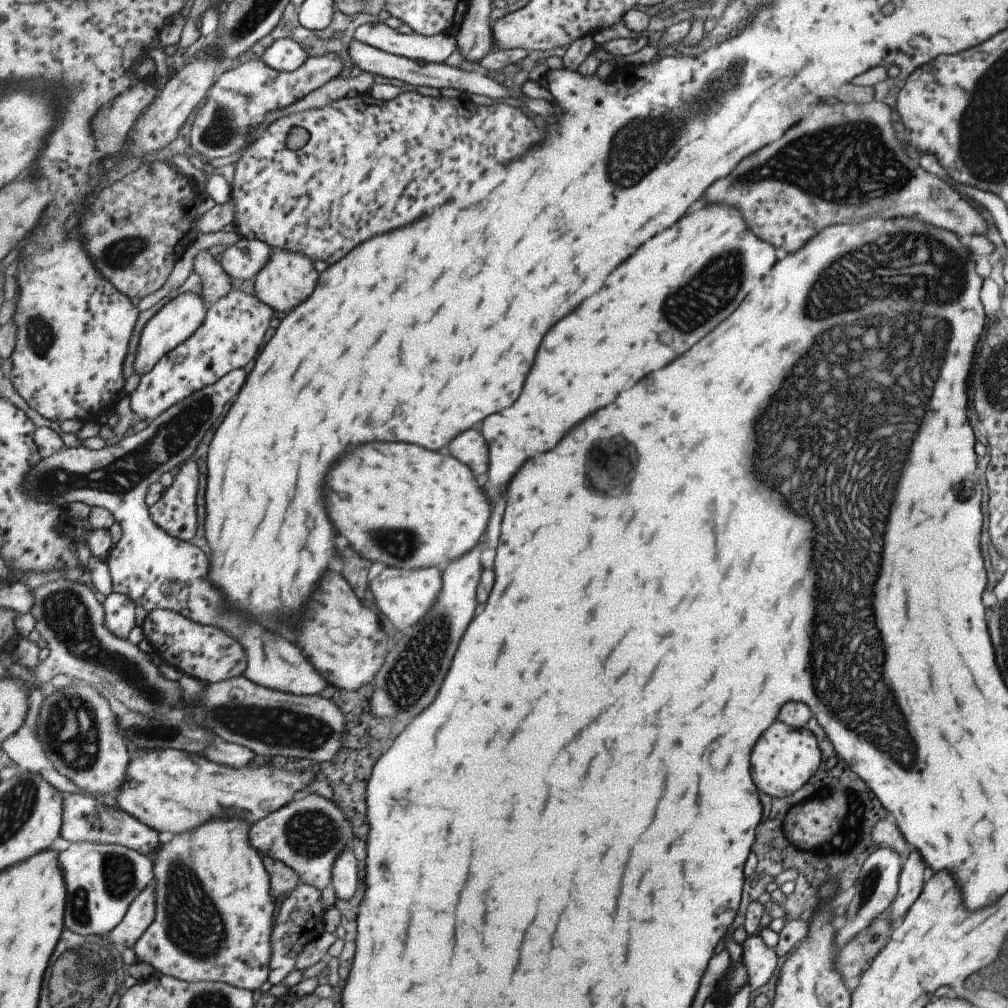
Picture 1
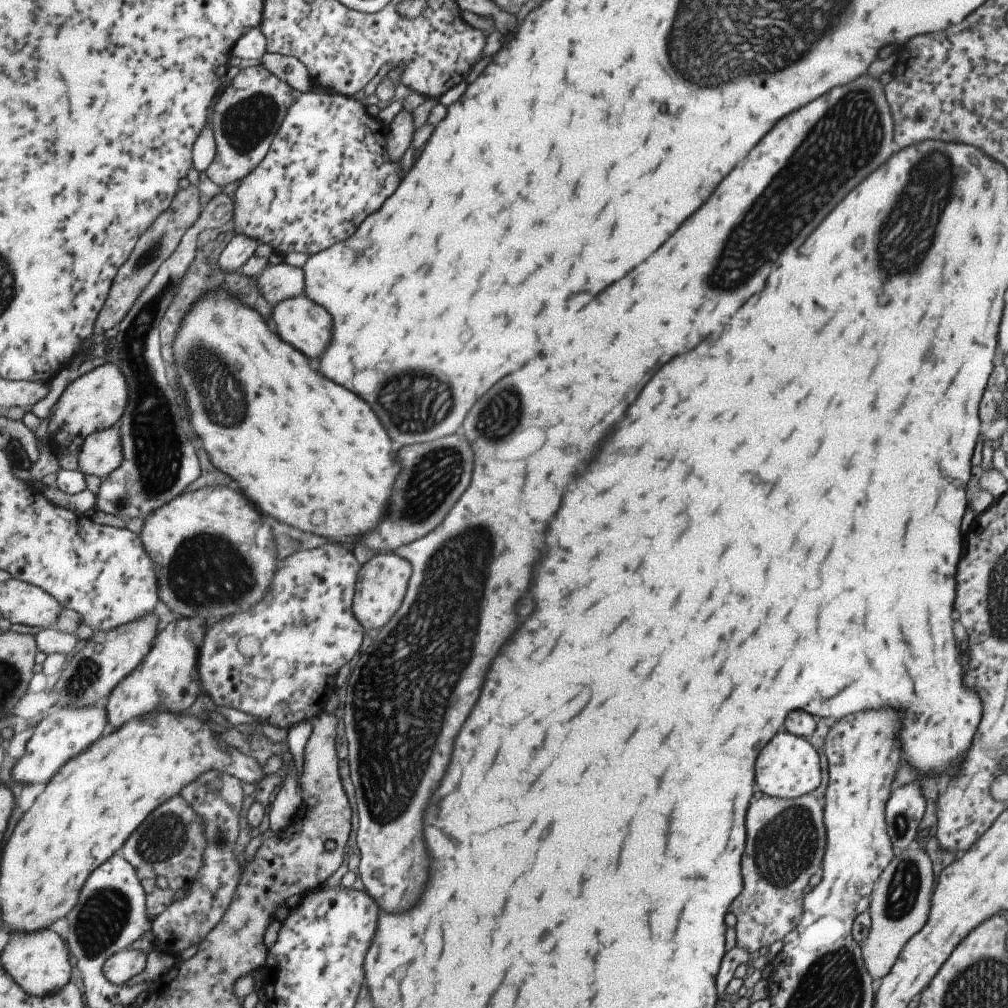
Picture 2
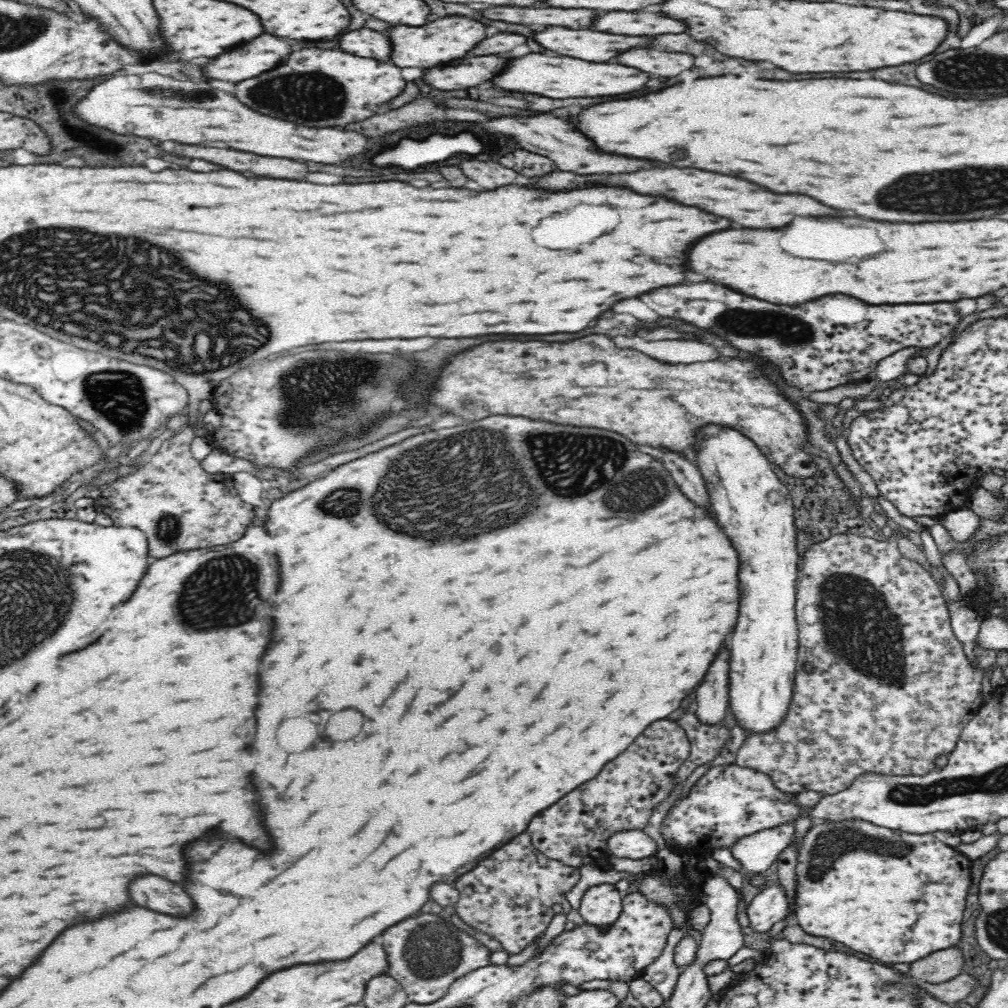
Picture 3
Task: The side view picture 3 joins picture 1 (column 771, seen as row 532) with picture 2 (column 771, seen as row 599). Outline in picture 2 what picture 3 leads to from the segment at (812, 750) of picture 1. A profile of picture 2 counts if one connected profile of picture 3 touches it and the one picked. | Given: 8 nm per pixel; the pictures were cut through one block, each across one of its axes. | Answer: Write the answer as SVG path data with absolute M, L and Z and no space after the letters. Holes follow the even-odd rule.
M791 732L775 734L761 748L755 760L755 784L763 794L781 800L795 800L815 792L821 784L821 762L817 750L807 742L807 738L799 738Z

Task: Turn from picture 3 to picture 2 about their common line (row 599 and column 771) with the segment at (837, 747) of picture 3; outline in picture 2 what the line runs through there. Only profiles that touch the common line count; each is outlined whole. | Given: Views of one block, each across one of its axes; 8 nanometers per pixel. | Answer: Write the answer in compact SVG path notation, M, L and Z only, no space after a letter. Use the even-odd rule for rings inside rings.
M813 794L795 800L761 796L749 802L745 830L747 840L741 856L743 890L731 902L731 912L737 920L737 946L751 954L761 946L783 940L801 920L801 892L807 886L809 876L821 868L821 858L825 856L823 808Z

